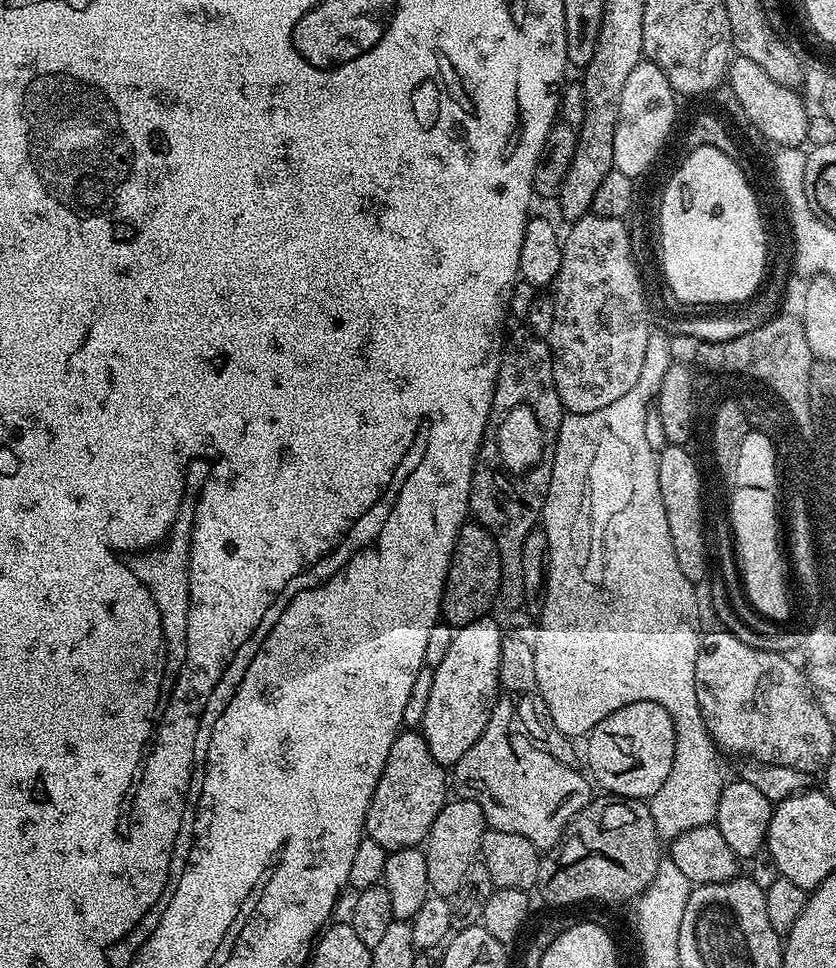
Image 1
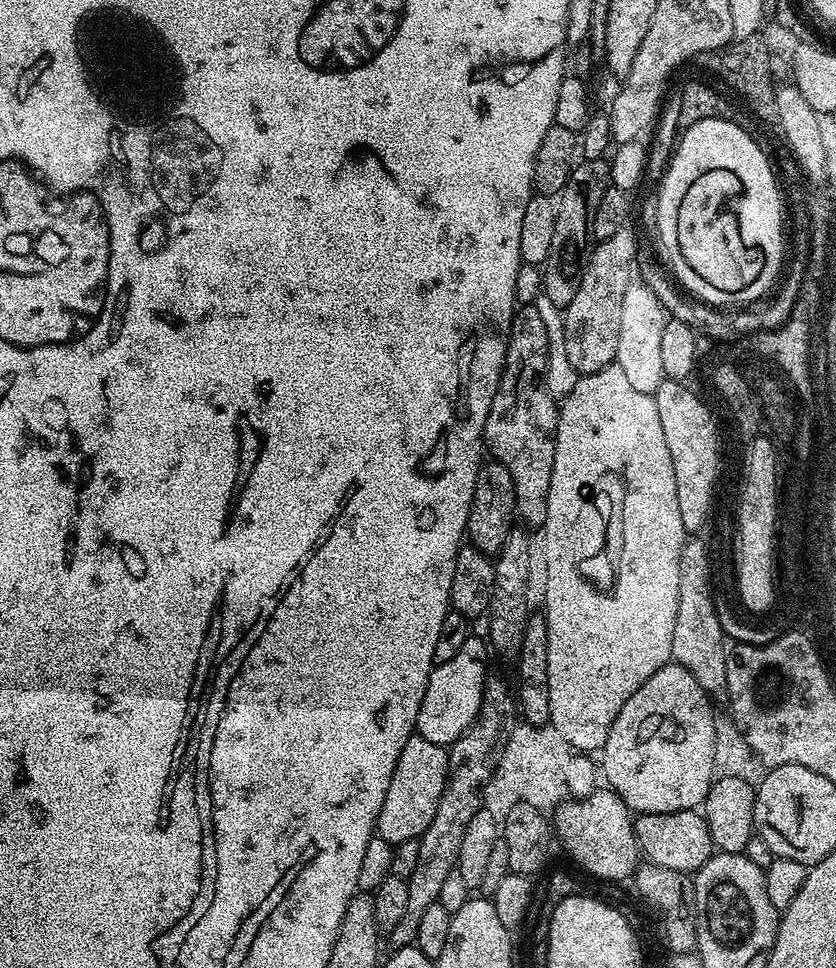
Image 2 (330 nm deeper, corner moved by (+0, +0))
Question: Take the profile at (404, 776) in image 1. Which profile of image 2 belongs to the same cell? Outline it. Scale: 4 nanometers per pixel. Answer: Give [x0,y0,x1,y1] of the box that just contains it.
[375,734,448,846]

